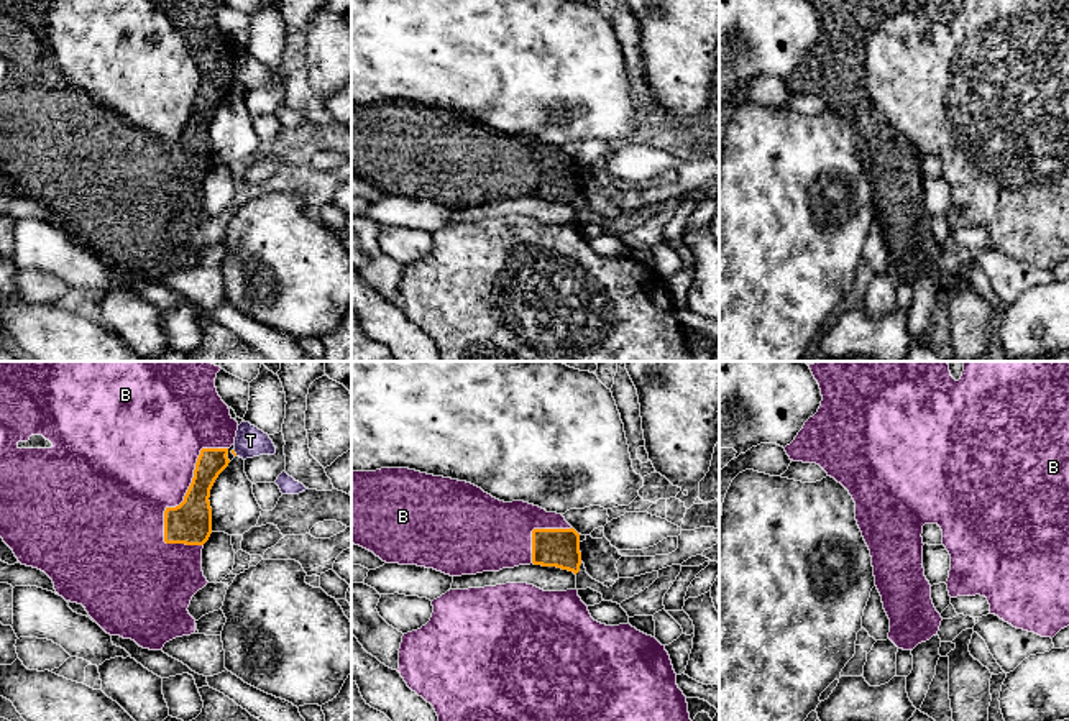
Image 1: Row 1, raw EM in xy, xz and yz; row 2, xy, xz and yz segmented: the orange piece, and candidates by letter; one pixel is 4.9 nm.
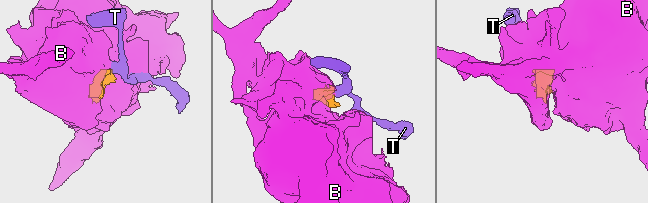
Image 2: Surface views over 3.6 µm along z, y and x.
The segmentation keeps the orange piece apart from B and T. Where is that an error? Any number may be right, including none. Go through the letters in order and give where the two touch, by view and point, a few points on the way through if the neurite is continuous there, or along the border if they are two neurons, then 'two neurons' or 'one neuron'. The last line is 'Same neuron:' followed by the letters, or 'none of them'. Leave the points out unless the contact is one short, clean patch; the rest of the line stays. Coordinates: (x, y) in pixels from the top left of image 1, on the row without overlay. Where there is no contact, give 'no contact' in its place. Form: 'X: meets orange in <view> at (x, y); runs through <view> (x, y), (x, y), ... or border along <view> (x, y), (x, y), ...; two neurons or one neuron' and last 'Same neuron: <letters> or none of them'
B: meets orange in xy at (189, 120); one neuron
T: meets orange in xy at (235, 86); border along xy (233, 82), (237, 87); two neurons
Same neuron: B

